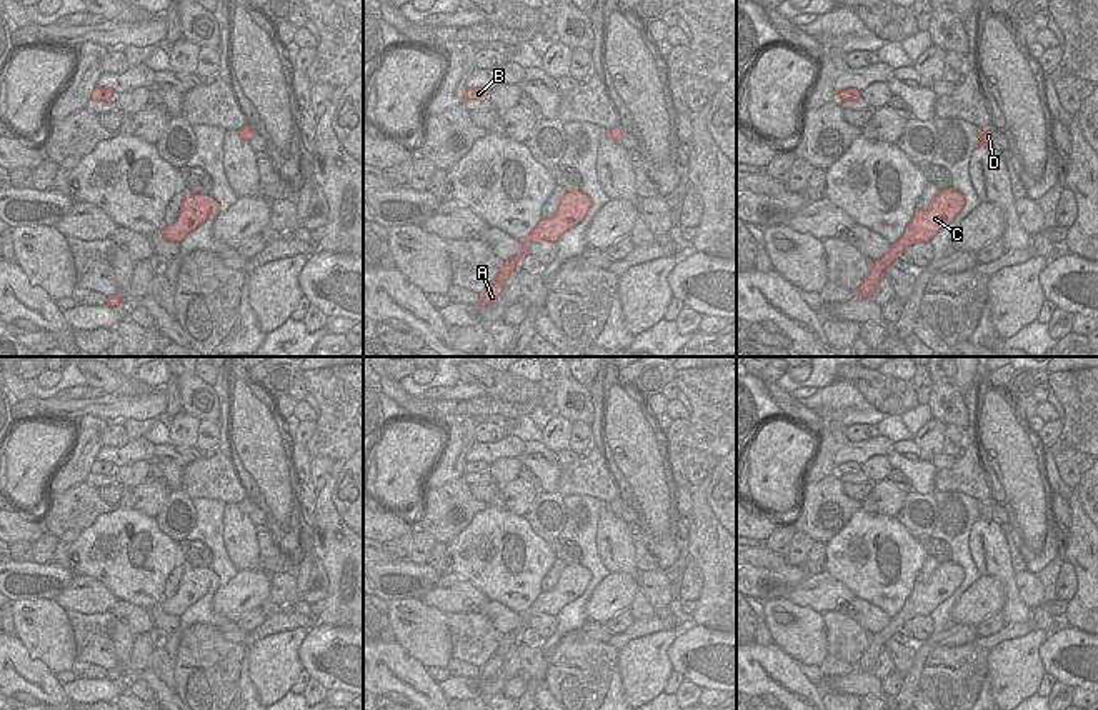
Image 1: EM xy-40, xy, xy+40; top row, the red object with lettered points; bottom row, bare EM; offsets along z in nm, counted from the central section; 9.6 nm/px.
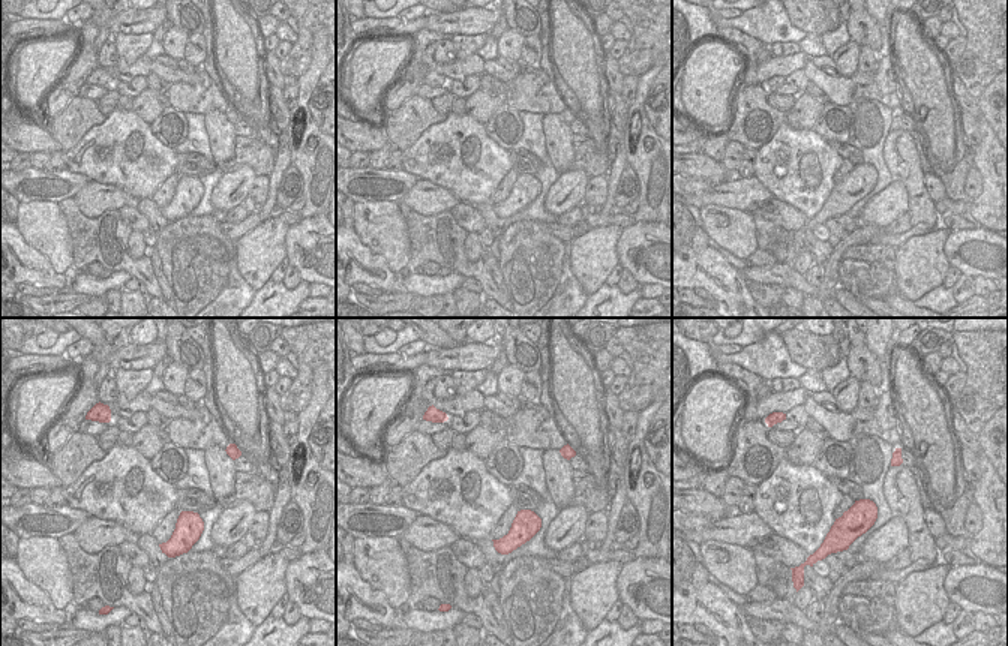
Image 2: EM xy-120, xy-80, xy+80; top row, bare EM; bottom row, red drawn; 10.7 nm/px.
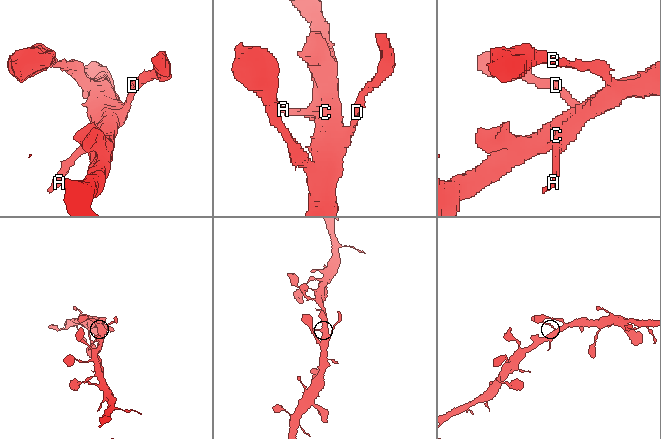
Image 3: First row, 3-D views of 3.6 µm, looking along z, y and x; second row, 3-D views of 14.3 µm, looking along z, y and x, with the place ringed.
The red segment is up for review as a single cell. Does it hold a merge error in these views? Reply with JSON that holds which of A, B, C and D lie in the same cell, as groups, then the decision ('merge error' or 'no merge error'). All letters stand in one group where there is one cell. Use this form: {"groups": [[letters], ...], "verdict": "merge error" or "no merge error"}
{"groups": [["A", "B", "C", "D"]], "verdict": "no merge error"}

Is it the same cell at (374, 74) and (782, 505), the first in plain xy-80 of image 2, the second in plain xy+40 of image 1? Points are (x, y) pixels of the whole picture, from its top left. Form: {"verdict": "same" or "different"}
{"verdict": "same"}

